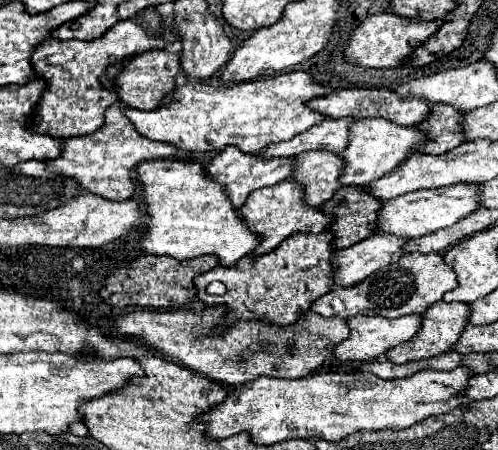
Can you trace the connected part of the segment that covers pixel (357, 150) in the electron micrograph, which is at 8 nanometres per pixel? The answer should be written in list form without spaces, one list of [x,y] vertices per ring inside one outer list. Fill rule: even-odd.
[[[355,120],[349,126],[349,144],[339,154],[343,160],[343,170],[339,176],[339,182],[343,186],[365,186],[371,180],[377,180],[379,176],[385,176],[399,164],[399,160],[405,160],[413,154],[415,144],[423,144],[423,132],[417,128],[399,128],[397,124],[391,124],[387,120]]]

